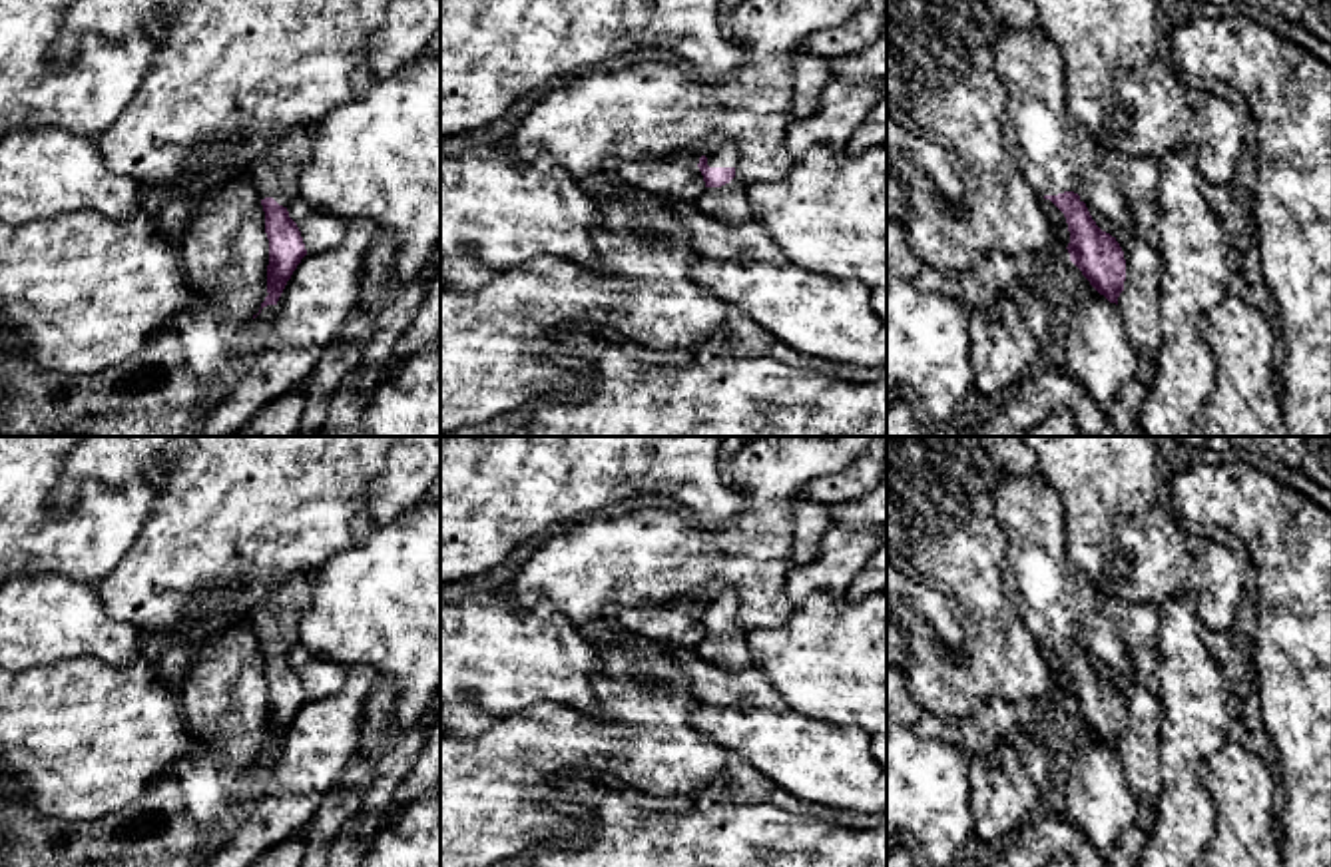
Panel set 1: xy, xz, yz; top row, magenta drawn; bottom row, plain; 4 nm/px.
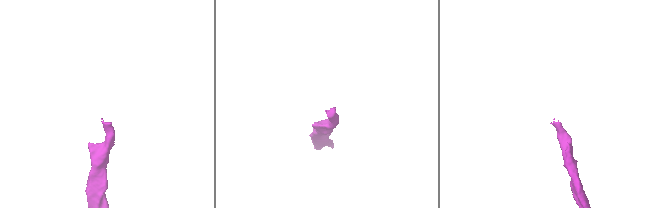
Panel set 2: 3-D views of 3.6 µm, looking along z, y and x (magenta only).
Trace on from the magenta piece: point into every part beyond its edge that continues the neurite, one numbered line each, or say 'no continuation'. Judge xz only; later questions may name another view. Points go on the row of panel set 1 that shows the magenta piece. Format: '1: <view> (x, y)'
1: xz (728, 204)

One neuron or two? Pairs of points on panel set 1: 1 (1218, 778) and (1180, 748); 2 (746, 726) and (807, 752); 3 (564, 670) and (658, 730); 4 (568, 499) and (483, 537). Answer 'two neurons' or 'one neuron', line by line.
1: two neurons
2: one neuron
3: two neurons
4: one neuron

